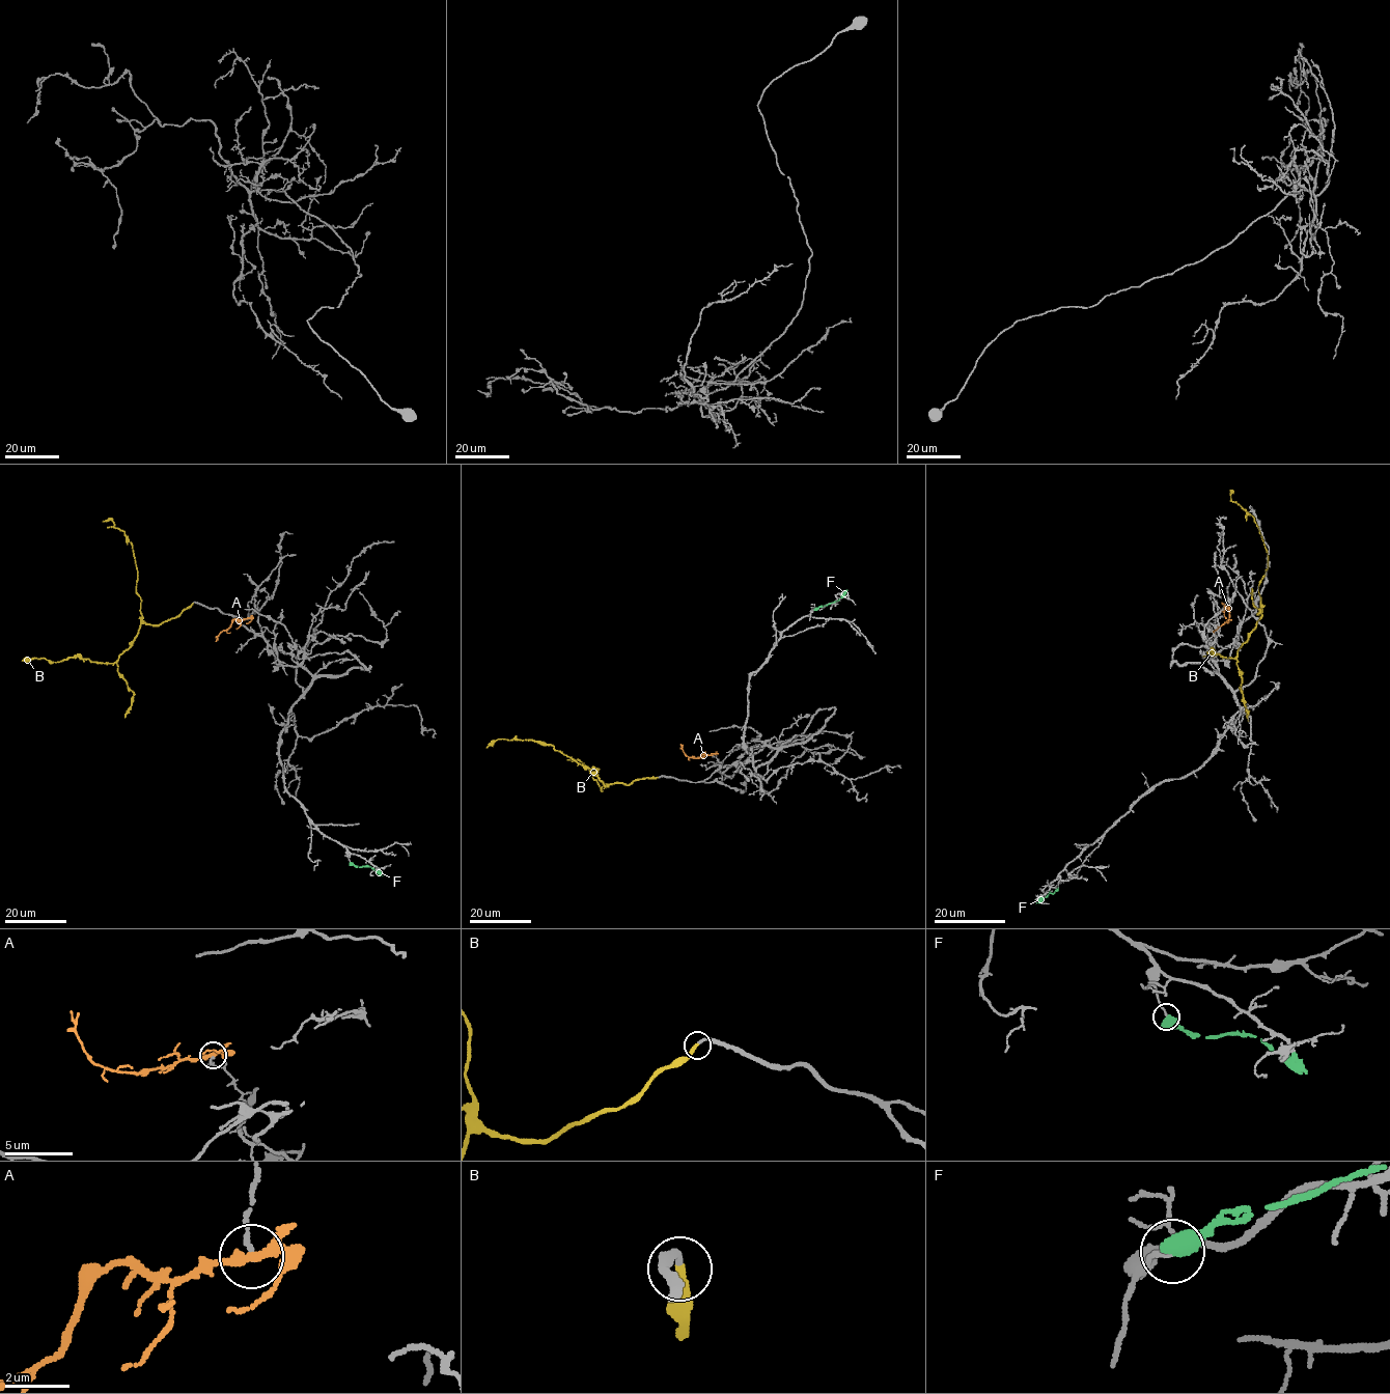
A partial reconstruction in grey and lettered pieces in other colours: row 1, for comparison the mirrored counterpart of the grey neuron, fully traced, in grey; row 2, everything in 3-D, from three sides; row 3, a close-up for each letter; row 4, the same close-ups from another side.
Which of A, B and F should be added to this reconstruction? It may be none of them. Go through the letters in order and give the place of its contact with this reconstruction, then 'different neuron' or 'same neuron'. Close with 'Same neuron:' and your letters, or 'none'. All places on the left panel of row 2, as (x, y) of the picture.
A: contact (248, 618); different neuron
B: contact (192, 604); same neuron
F: contact (350, 862); different neuron
Same neuron: B

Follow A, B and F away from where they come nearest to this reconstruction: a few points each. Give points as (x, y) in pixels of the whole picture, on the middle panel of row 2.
A: (713, 754), (689, 757), (680, 745)
B: (657, 778), (606, 786), (552, 745), (532, 740), (499, 739), (487, 748)
F: (814, 610), (837, 602), (846, 590)

